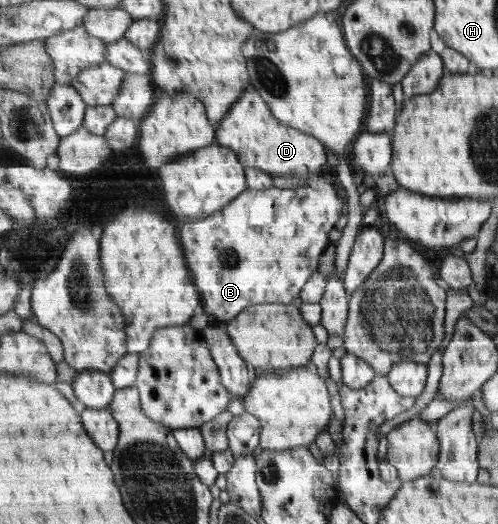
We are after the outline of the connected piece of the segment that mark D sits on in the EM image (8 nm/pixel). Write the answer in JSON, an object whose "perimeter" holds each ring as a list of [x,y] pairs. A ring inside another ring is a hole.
{"perimeter":[[[252,85],[245,88],[245,94],[215,128],[219,145],[232,148],[245,166],[260,168],[272,176],[312,178],[319,176],[327,164],[326,145],[315,136],[281,122]]]}

